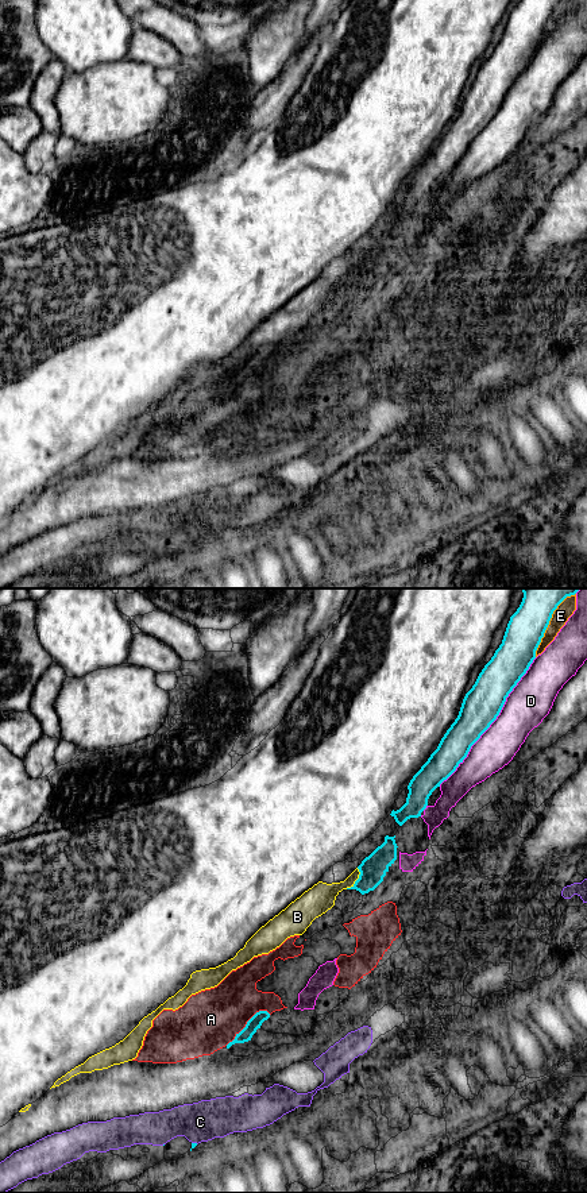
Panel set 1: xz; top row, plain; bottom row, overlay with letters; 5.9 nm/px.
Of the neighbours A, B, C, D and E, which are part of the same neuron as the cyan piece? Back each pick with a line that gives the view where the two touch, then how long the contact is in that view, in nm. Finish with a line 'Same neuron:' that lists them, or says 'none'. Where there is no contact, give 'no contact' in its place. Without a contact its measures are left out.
Same neuron: none

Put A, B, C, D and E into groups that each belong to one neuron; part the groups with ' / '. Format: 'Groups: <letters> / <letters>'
Groups: A / B C / D / E

